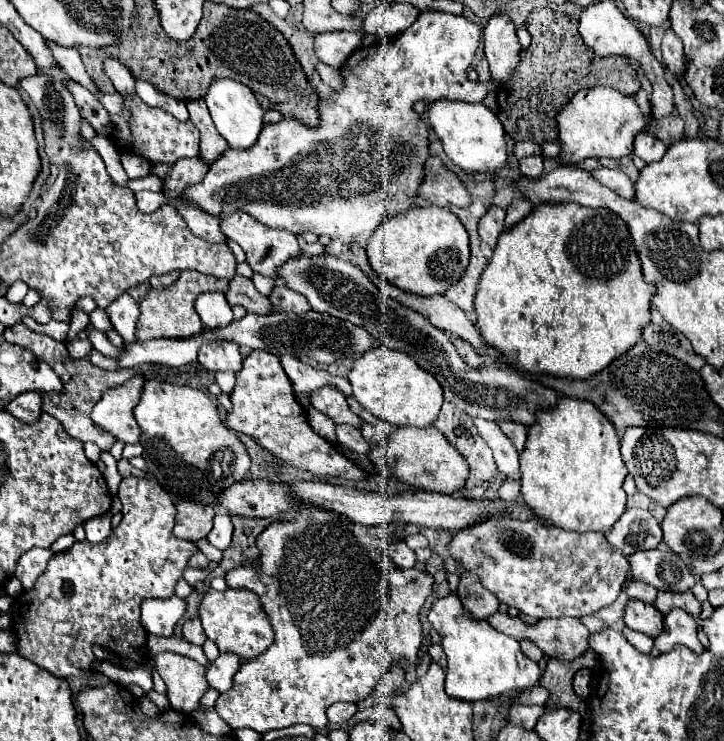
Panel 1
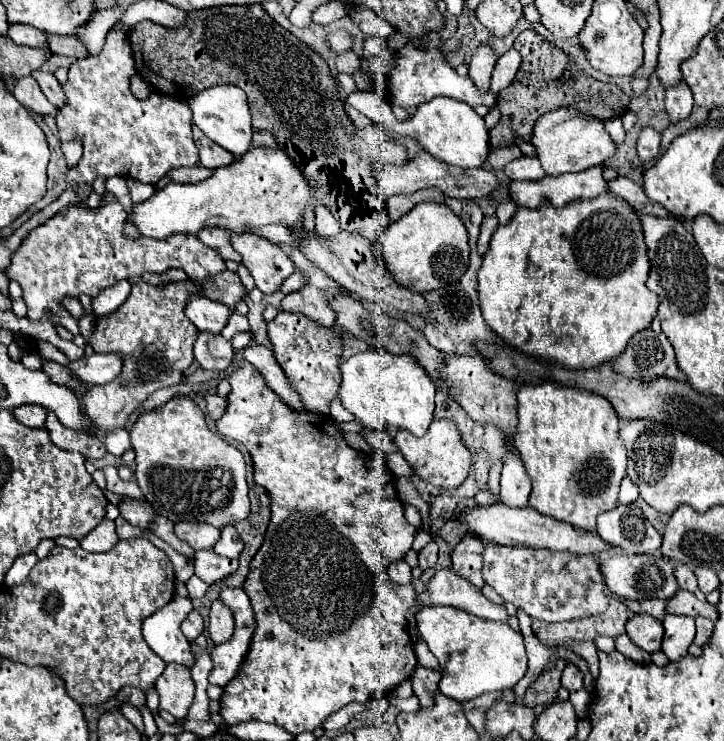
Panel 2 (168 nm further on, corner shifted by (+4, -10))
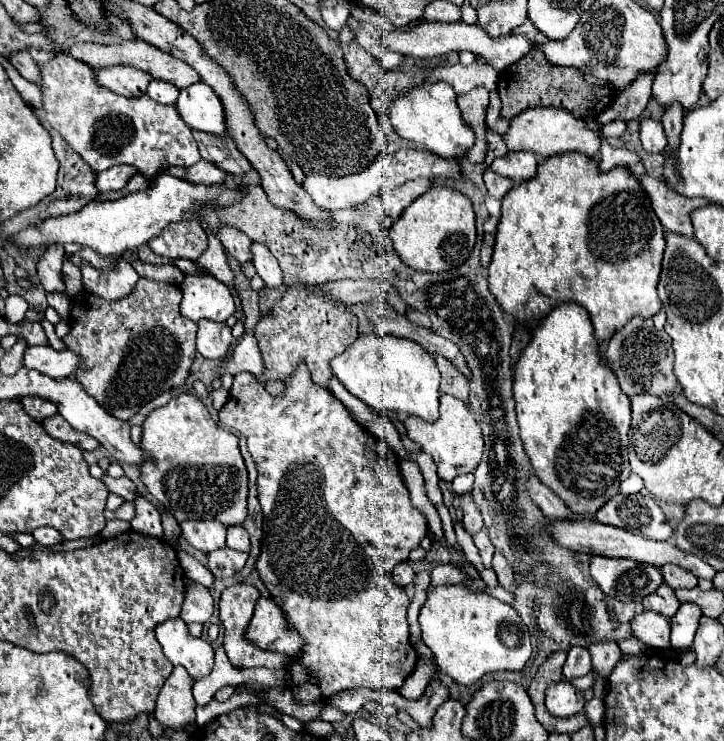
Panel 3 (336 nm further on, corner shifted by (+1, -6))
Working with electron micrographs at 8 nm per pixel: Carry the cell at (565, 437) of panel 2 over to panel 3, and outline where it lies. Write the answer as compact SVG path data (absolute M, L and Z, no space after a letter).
M563 302L557 308L553 308L543 320L539 320L539 324L535 326L535 330L531 334L529 344L523 348L523 352L515 364L515 370L513 370L513 398L515 398L515 410L517 410L517 422L519 422L519 436L521 436L523 448L531 460L531 466L533 466L537 478L545 486L549 486L553 492L557 492L557 496L561 496L575 514L593 516L593 512L597 512L597 508L601 508L601 504L605 504L605 500L609 500L609 496L615 496L619 492L621 480L625 480L631 474L629 460L627 460L627 432L629 432L629 422L631 422L631 404L629 404L629 398L619 388L617 376L613 376L613 368L603 360L601 344L593 334L591 318L583 306L579 306L575 302Z

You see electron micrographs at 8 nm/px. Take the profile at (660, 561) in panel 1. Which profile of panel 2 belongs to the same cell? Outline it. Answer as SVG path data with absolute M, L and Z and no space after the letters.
M660 552L654 554L614 554L612 558L602 558L602 572L606 576L606 586L622 600L646 600L646 598L660 598L670 600L674 592L678 592L678 582L674 576L674 566L668 558Z

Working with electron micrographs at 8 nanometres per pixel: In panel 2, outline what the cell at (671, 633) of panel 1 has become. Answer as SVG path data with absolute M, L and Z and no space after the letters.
M666 616L664 618L664 640L662 640L662 652L668 656L668 660L678 660L682 654L688 652L688 646L694 640L696 628L694 618L688 616Z

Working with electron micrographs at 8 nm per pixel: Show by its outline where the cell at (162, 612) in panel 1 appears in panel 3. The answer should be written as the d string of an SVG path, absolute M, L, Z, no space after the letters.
M181 618L159 624L155 628L155 634L167 660L173 666L183 666L193 680L199 680L211 672L215 650L207 640L195 640Z

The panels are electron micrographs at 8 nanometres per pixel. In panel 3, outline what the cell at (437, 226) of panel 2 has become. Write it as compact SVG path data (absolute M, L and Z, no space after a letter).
M431 186L399 216L391 228L397 254L405 264L423 272L441 272L463 264L475 246L475 212L471 200L459 190Z

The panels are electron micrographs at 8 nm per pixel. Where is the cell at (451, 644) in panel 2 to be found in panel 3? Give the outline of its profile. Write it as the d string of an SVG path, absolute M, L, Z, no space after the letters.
M463 584L435 586L427 594L425 604L421 606L419 622L421 622L421 630L423 630L423 642L433 652L439 670L463 686L475 684L483 674L489 674L489 672L521 670L531 656L529 630L523 624L521 616L515 612L515 608L497 598L491 598L485 592L473 592Z

